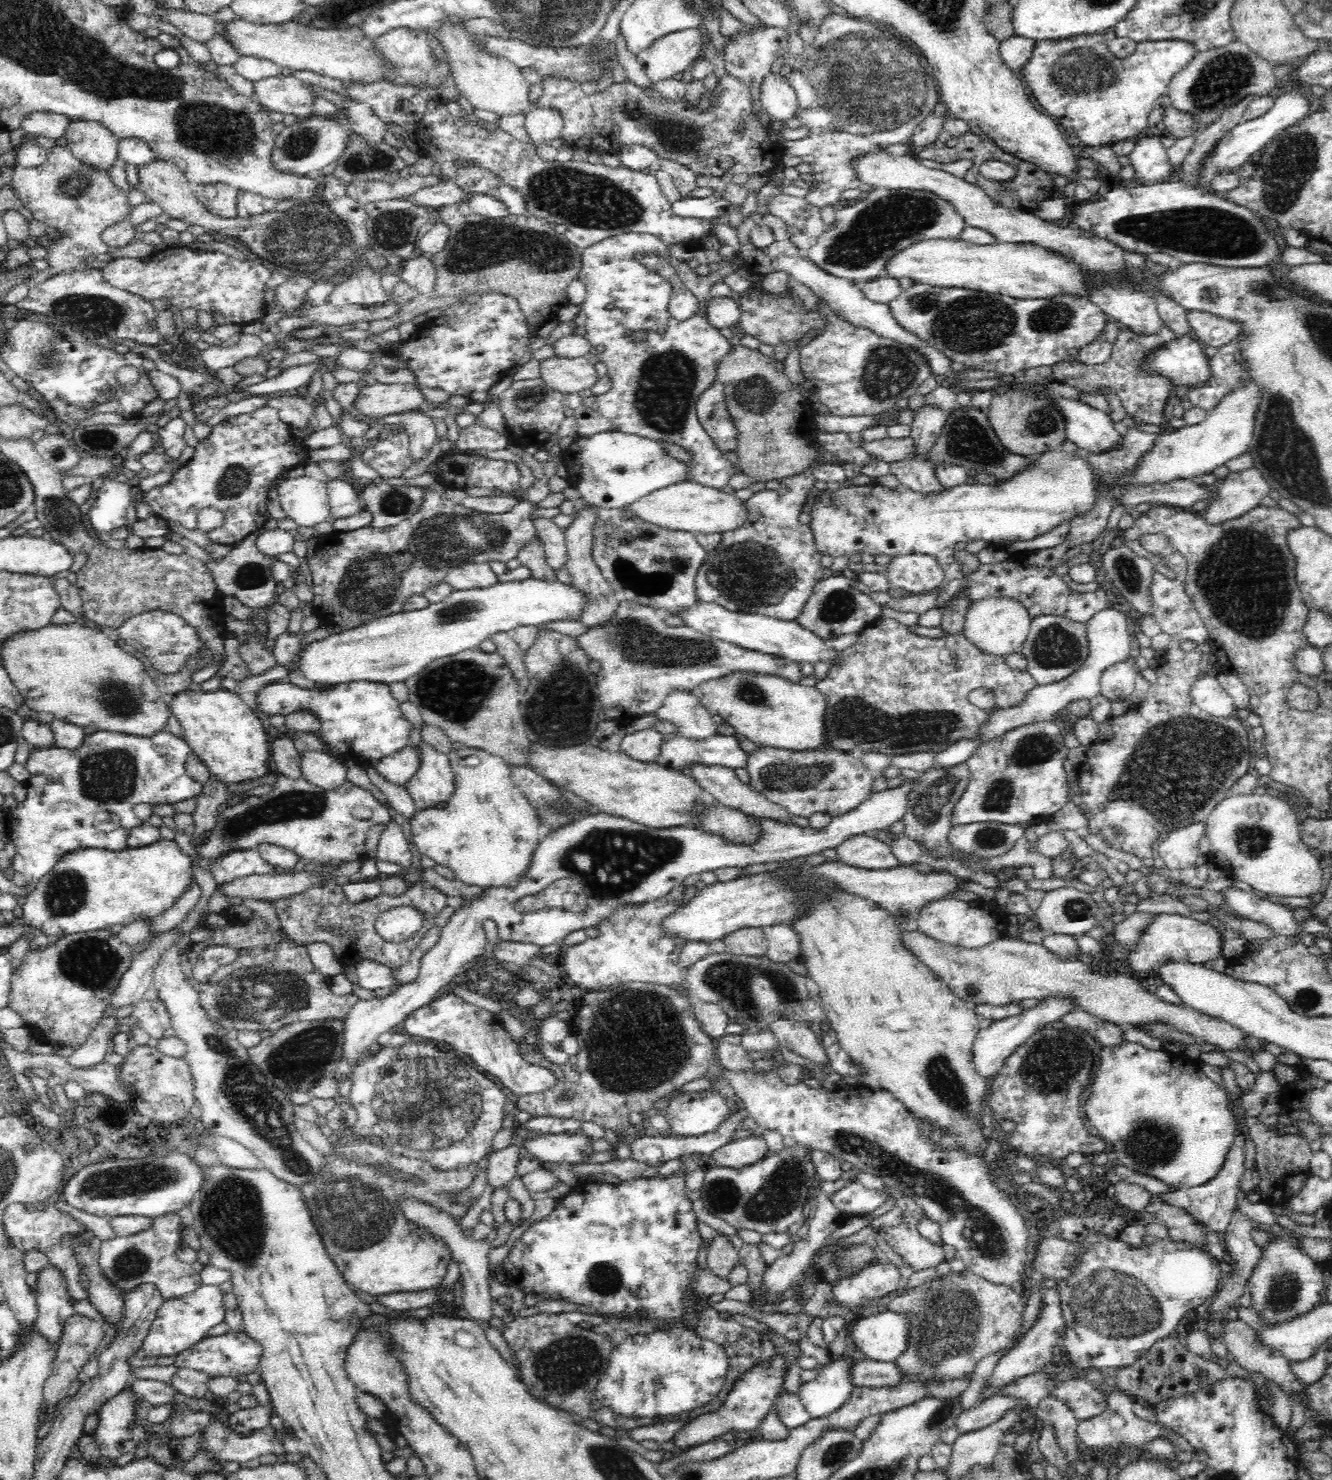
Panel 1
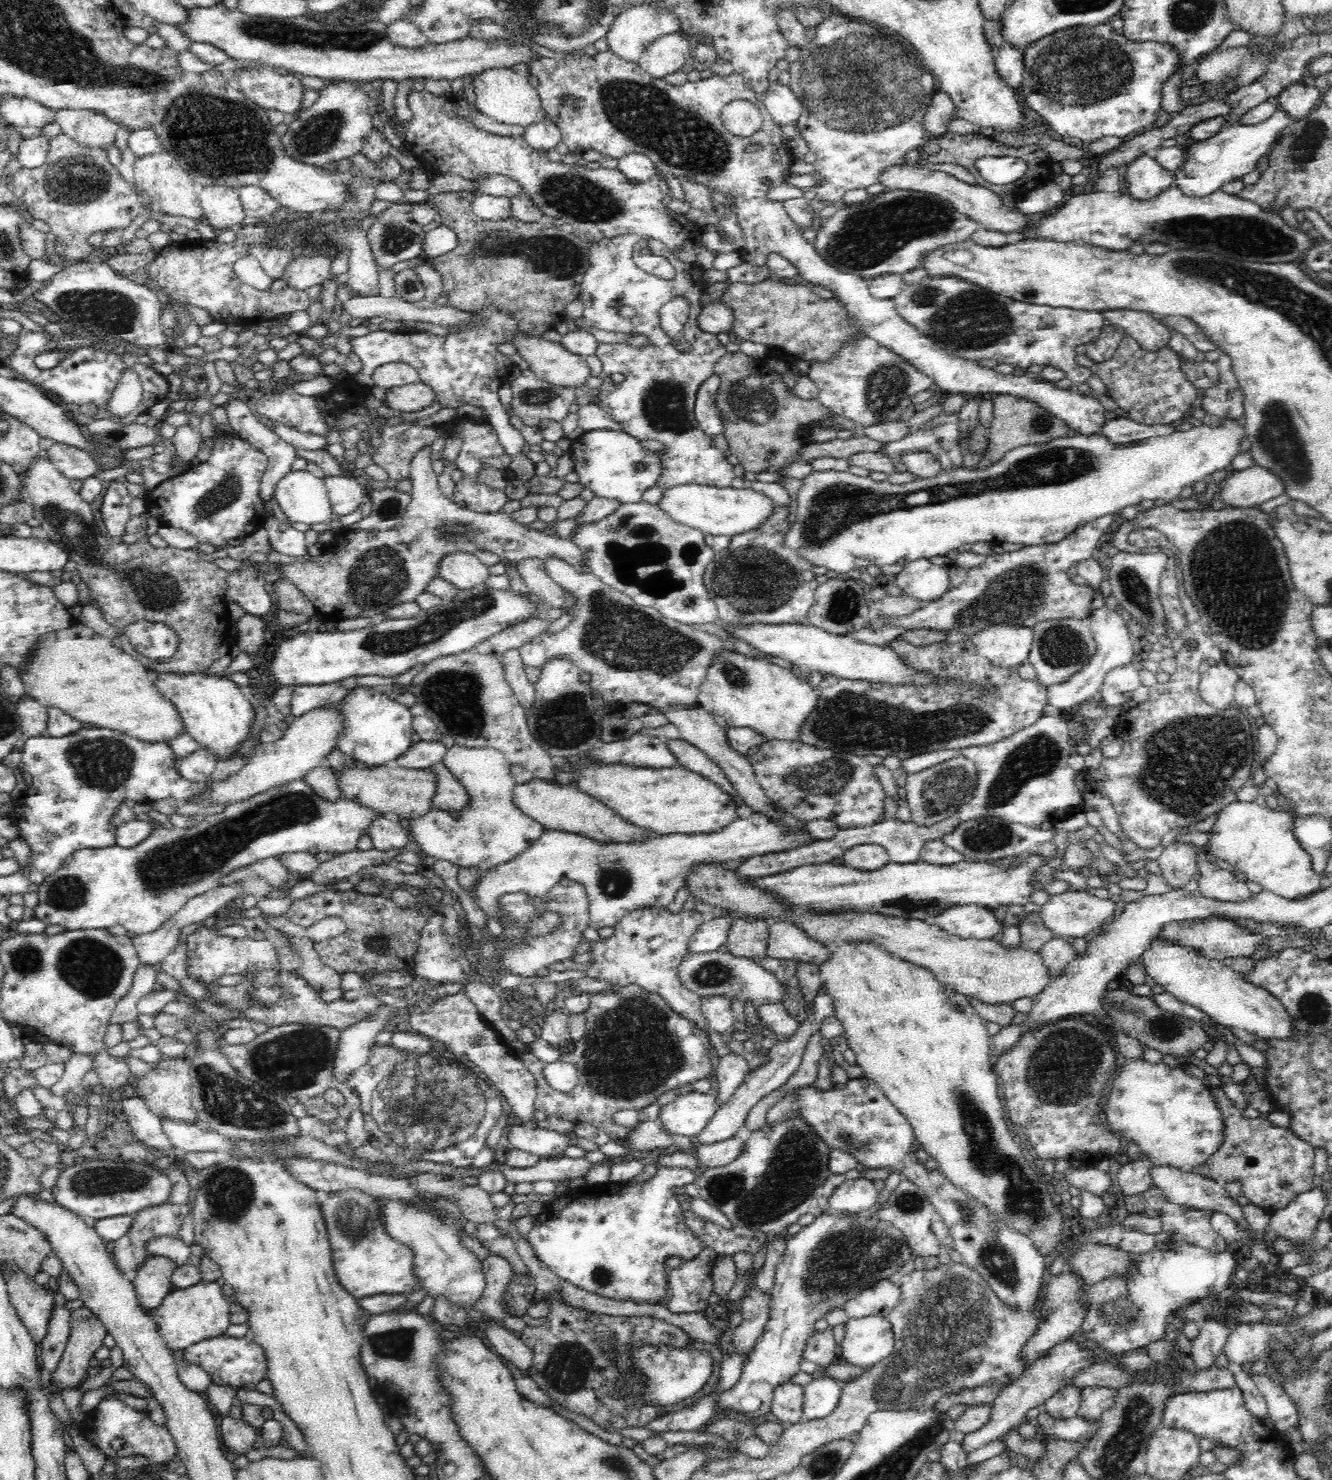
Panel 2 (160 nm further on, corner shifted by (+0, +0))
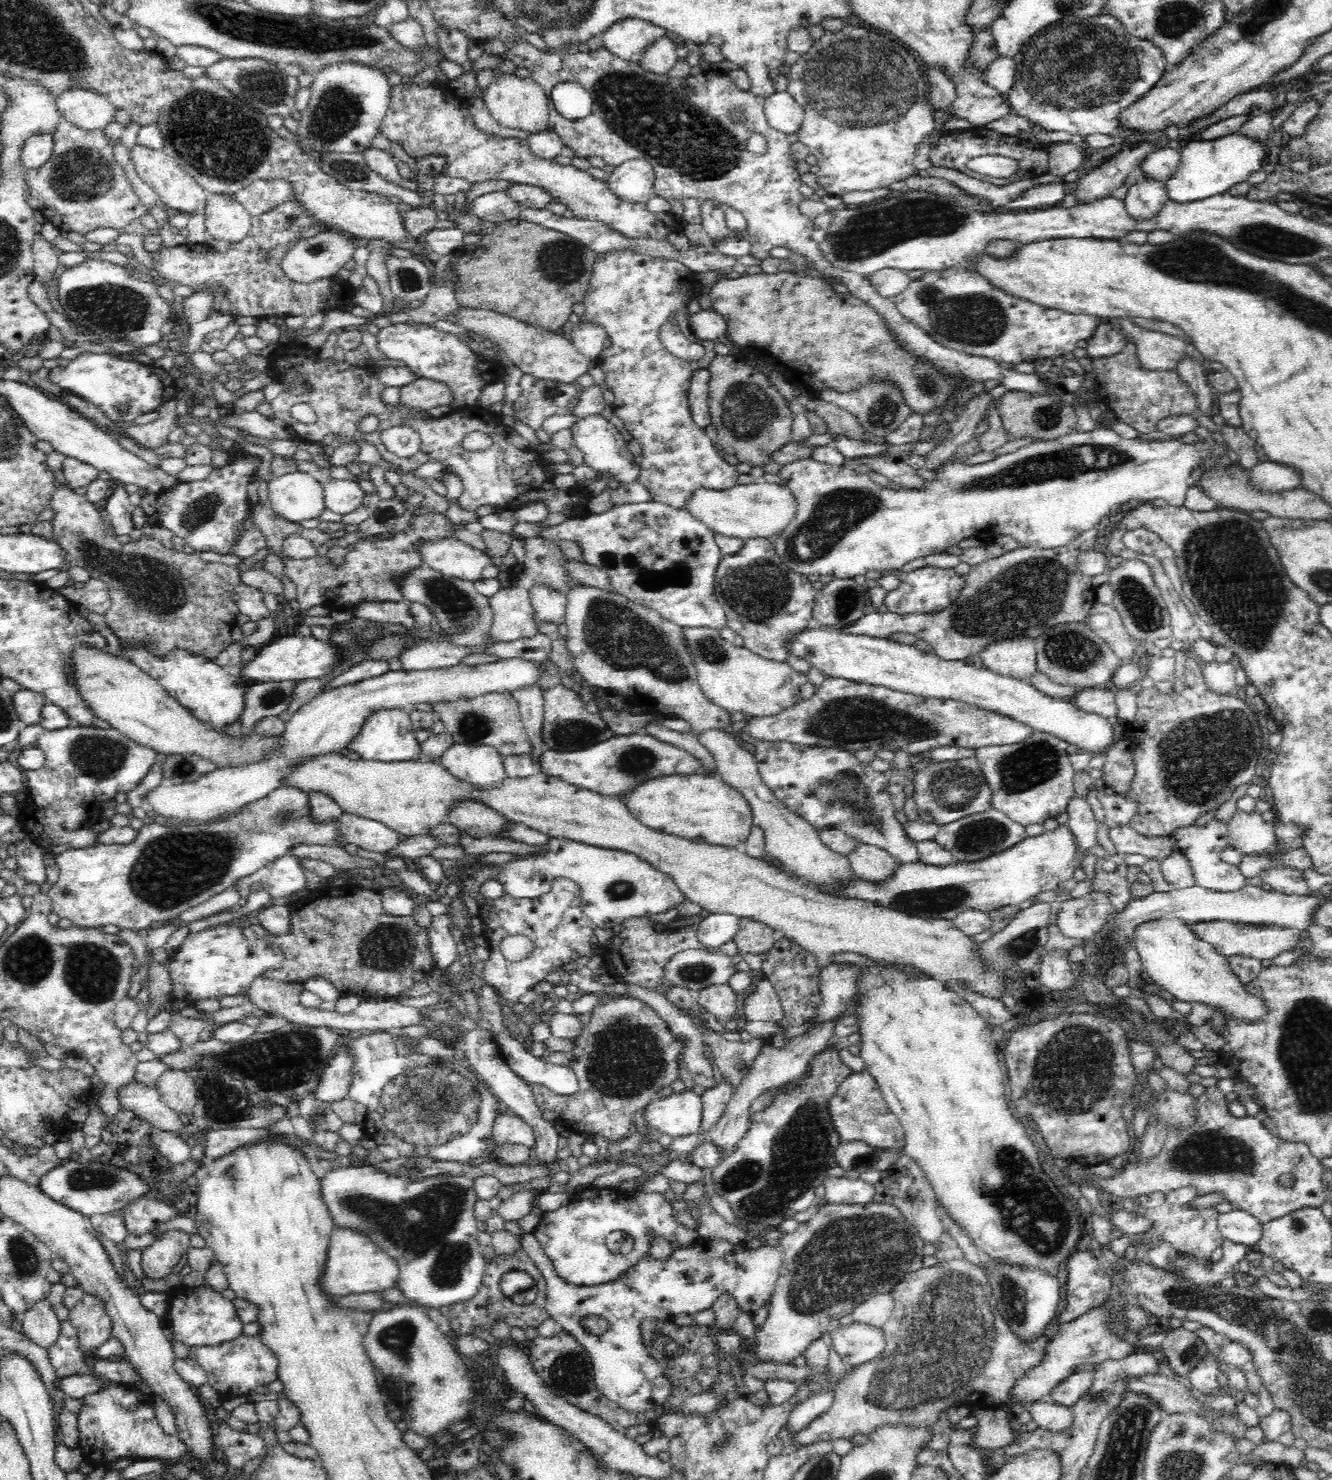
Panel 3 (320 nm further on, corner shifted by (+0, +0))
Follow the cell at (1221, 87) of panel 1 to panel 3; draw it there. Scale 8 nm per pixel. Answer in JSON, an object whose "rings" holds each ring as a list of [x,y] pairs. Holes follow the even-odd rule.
{"rings":[[[1159,146],[1146,156],[1141,171],[1150,175],[1152,179],[1166,182],[1178,170],[1180,160],[1180,149],[1174,149],[1172,146]]]}

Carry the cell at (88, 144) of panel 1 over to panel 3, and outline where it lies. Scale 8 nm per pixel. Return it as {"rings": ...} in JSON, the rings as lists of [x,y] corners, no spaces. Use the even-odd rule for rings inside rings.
{"rings":[[[91,90],[64,92],[55,103],[63,120],[86,132],[104,130],[115,120],[116,109],[110,101]]]}

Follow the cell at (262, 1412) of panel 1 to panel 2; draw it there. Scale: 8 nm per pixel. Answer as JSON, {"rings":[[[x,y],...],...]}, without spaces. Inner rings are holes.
{"rings":[[[230,1415],[222,1416],[221,1438],[231,1457],[246,1454],[257,1437],[256,1427]]]}

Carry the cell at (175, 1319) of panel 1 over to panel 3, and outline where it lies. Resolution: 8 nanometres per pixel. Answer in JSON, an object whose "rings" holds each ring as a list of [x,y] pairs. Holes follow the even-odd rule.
{"rings":[[[181,1284],[170,1294],[164,1326],[174,1336],[176,1342],[186,1346],[217,1345],[236,1336],[242,1336],[242,1326],[238,1320],[233,1302],[222,1297],[221,1291],[216,1291],[210,1285],[199,1287]]]}

